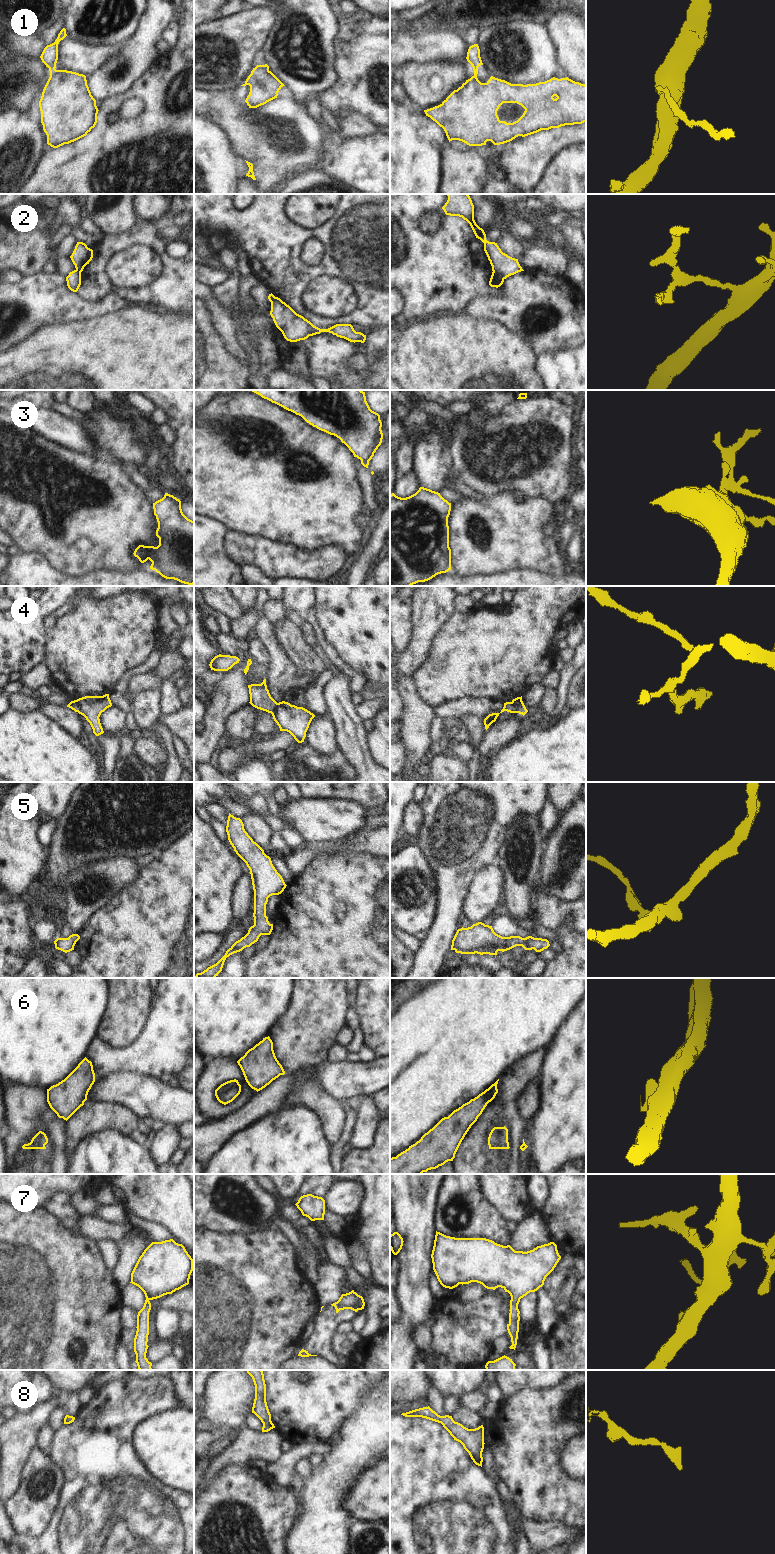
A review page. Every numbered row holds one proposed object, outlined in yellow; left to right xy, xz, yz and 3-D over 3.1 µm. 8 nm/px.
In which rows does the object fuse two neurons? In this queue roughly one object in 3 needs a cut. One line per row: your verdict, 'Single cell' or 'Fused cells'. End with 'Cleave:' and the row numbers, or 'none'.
1: Fused cells
2: Fused cells
3: Single cell
4: Fused cells
5: Single cell
6: Fused cells
7: Single cell
8: Single cell
Cleave: 1, 2, 4, 6

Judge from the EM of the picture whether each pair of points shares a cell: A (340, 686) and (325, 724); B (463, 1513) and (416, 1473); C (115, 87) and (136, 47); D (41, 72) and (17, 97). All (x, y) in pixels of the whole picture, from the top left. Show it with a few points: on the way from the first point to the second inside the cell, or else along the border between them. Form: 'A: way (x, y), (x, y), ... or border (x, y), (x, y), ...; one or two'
A: border (326, 714), (332, 721), (336, 739); two
B: way (451, 1510), (426, 1485); one
C: way (125, 79), (130, 73), (132, 61), (136, 57); one
D: way (35, 78), (22, 91); one

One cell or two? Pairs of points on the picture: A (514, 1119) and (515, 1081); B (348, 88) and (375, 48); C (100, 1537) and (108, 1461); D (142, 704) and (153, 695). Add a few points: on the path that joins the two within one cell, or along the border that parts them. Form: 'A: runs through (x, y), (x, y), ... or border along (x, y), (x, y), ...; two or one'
A: runs through (511, 1110), (511, 1090); one
B: runs through (355, 78), (374, 58); one
C: runs through (103, 1518), (106, 1504), (106, 1480); one
D: runs through (145, 703), (150, 698); one

